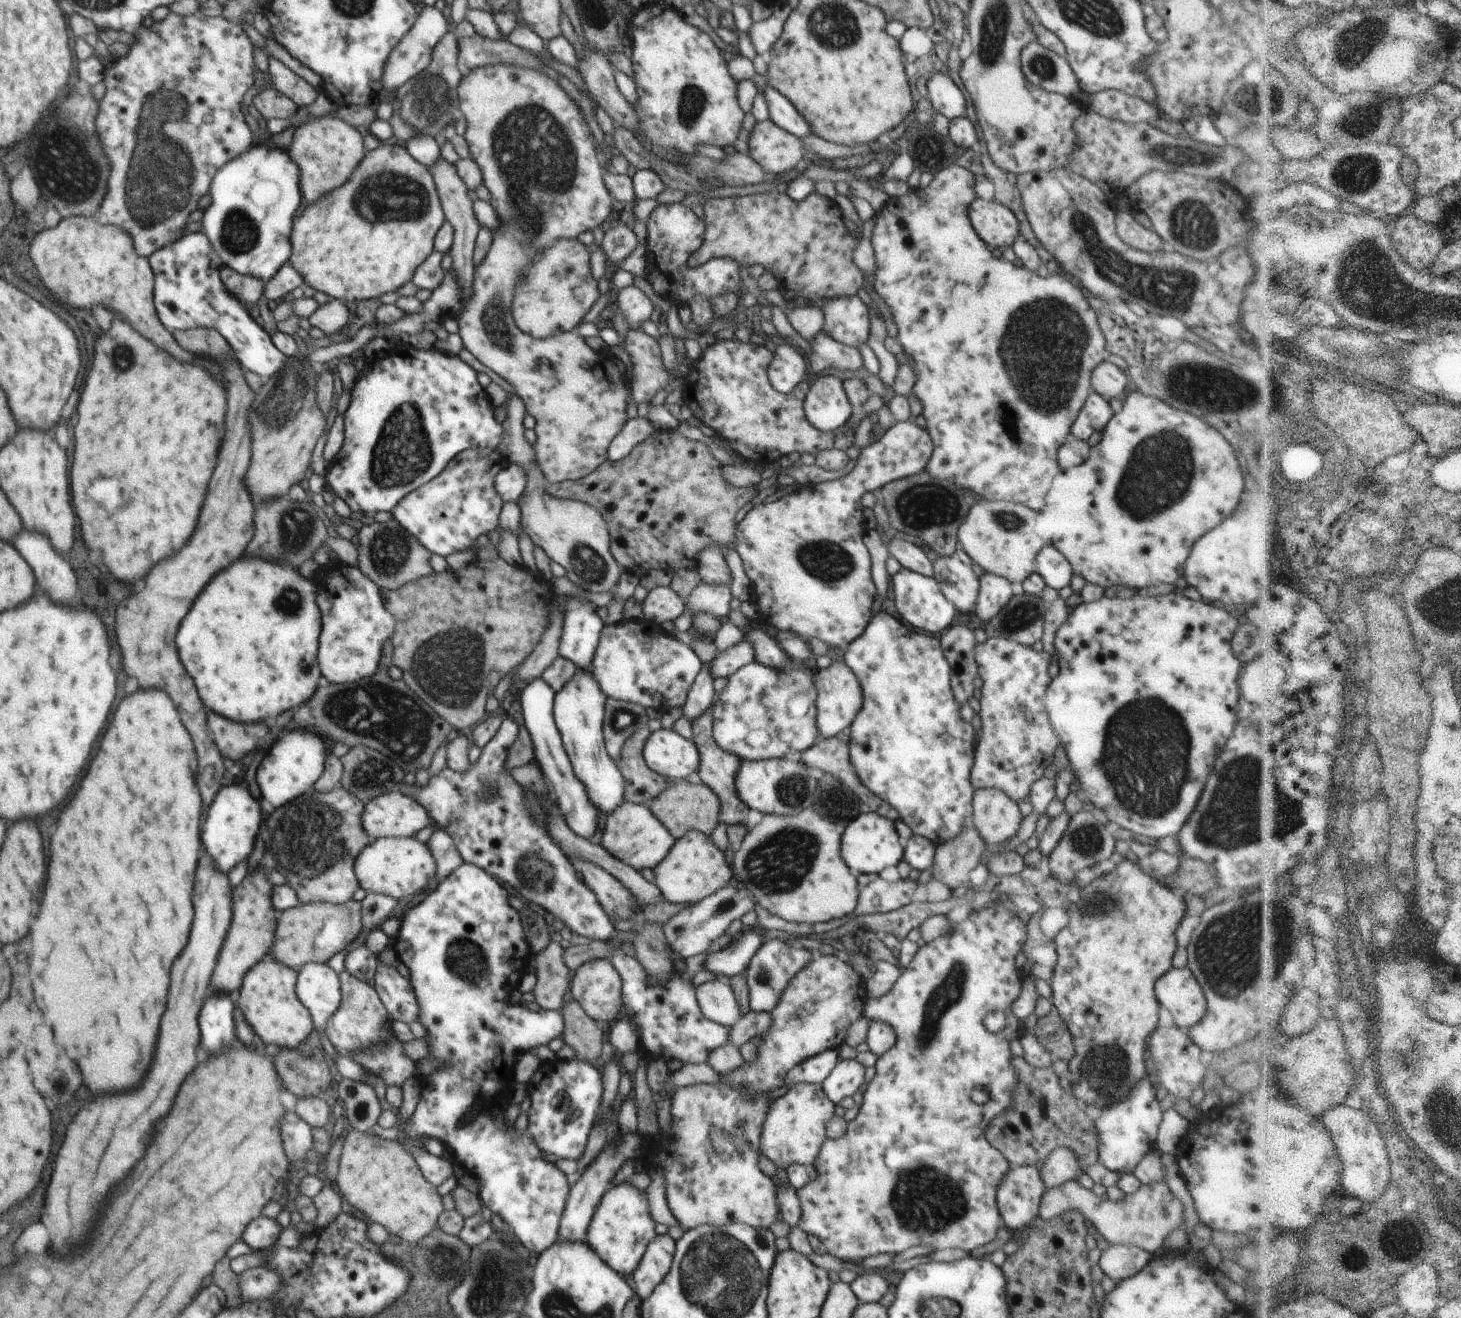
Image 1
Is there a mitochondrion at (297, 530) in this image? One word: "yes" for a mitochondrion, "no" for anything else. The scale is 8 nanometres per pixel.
yes

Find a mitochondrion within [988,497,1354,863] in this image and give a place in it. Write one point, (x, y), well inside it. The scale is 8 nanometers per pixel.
(1146, 742)

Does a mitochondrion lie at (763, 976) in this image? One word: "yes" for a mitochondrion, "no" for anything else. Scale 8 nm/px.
yes

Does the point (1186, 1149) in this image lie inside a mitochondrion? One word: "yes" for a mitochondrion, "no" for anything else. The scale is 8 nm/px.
no

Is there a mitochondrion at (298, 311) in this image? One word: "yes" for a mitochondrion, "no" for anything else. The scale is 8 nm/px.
no

